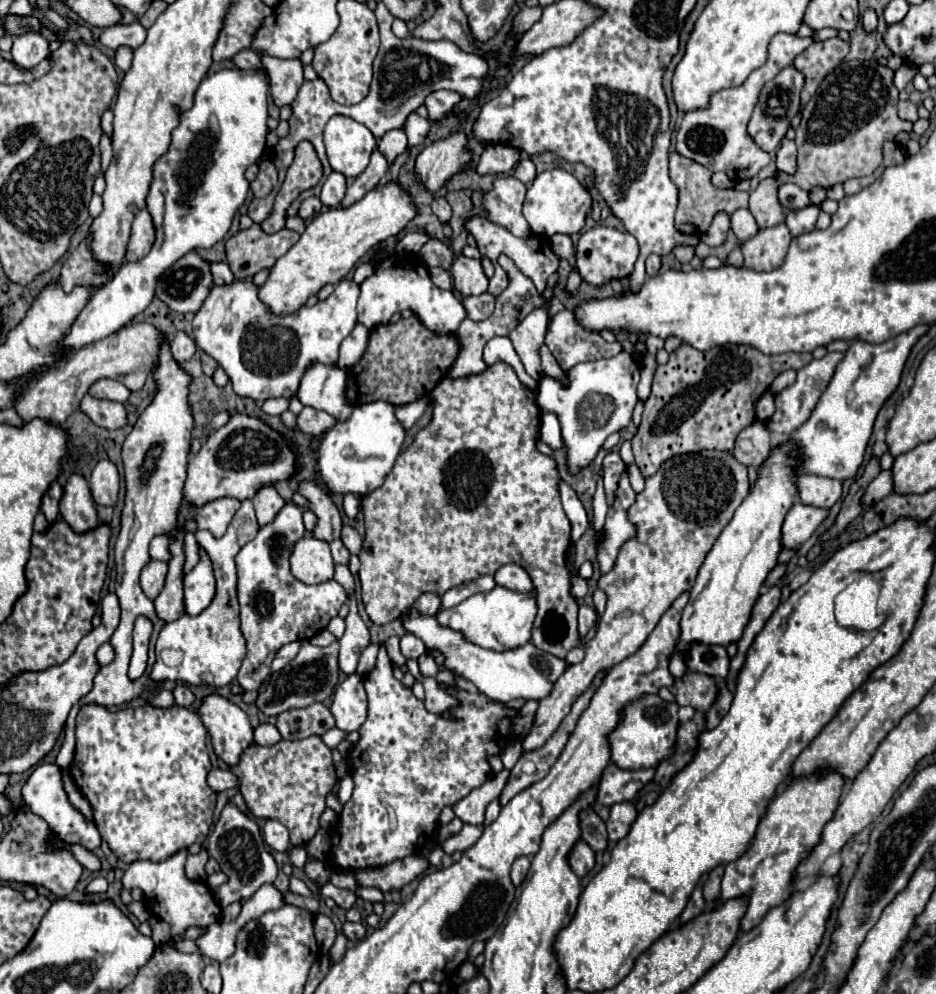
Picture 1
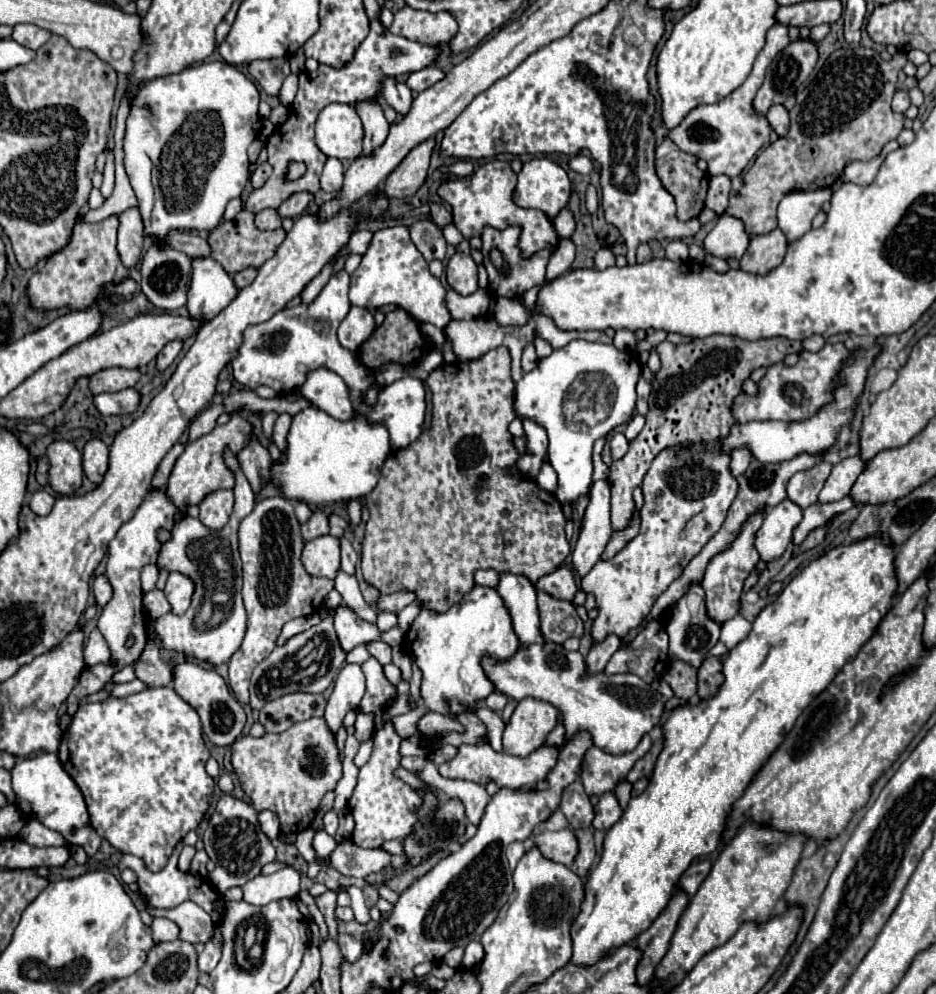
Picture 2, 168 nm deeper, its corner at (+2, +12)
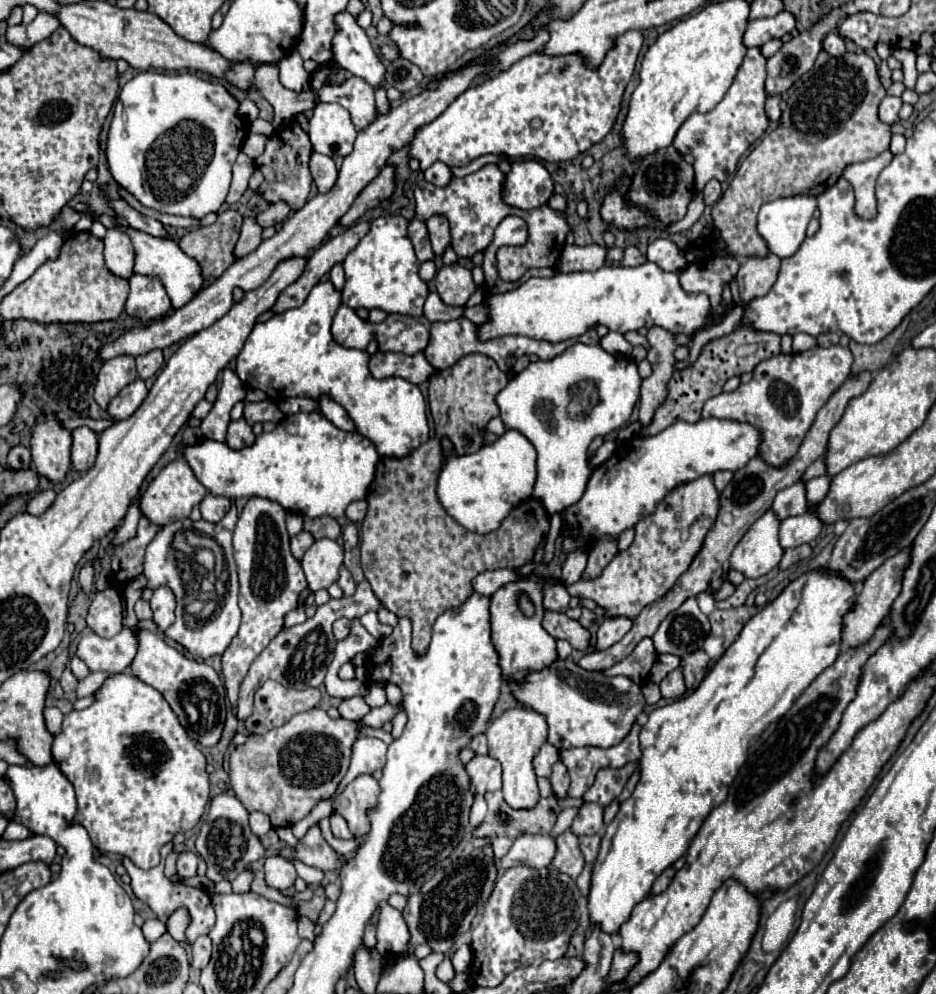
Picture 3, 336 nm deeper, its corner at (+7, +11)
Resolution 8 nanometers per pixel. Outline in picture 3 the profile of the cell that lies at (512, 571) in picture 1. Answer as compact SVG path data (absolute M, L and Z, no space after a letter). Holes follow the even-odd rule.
M531 575L527 579L515 581L515 583L507 583L503 585L499 591L495 591L491 595L491 631L493 631L493 643L495 649L499 651L499 665L503 669L503 677L509 679L523 679L523 675L527 671L539 671L547 665L551 665L557 657L555 651L555 639L543 631L541 627L541 619L543 619L543 589L541 589L541 579L537 575ZM519 593L527 593L535 613L531 617L527 617L521 607L519 607Z

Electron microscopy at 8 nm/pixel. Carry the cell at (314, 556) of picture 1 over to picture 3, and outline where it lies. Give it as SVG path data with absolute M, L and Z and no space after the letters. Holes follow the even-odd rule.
M317 539L303 555L301 567L305 571L311 591L327 589L339 577L343 563L343 547L333 539Z

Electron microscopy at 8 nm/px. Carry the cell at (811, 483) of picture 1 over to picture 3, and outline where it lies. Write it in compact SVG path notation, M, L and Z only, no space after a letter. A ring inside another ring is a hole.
M797 481L791 487L785 487L777 493L773 501L773 511L777 513L779 519L787 519L791 515L803 515L809 511L807 503L807 491L805 491L805 481Z

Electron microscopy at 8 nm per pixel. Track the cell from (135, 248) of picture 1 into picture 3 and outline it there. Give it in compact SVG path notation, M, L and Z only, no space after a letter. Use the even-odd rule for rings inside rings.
M113 227L105 235L105 265L111 273L129 279L133 275L133 243L125 231Z

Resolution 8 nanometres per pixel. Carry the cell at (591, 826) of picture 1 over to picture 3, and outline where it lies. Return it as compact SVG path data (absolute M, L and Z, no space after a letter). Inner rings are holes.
M557 761L553 765L553 775L549 777L549 781L551 781L553 793L559 799L565 799L567 797L567 791L569 791L569 773L567 773L567 769L565 769L565 765L561 761Z

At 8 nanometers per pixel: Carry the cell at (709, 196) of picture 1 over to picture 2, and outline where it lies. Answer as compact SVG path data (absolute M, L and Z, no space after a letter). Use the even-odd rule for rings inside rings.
M666 138L660 146L656 146L656 174L662 182L662 186L674 196L676 200L676 218L678 220L690 220L700 214L704 208L704 198L708 190L708 174L702 172L696 166L696 158L692 154L682 152L670 138Z

